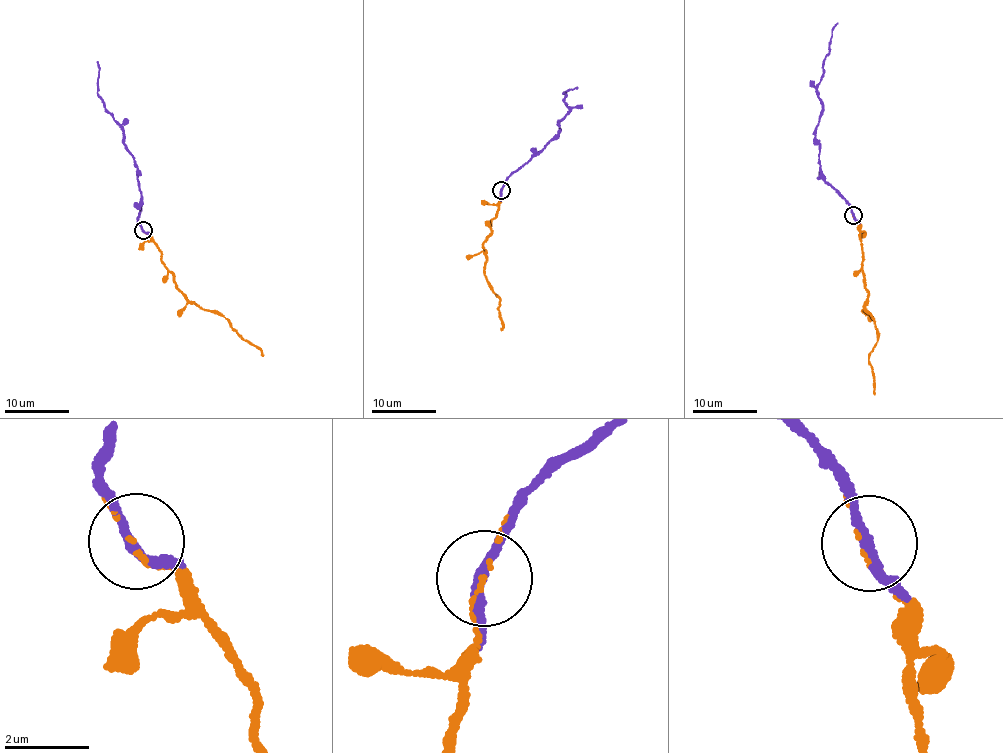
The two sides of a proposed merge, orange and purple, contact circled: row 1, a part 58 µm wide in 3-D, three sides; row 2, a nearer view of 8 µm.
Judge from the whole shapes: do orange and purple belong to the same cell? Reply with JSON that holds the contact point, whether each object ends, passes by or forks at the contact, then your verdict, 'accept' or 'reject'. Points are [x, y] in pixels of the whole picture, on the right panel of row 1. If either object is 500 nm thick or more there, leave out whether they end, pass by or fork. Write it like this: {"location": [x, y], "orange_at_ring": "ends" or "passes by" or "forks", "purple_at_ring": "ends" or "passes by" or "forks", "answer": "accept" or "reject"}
{"location": [853, 215], "orange_at_ring": "passes by", "purple_at_ring": "passes by", "answer": "accept"}

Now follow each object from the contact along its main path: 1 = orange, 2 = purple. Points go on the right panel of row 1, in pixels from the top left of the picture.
1: (853, 215), (863, 249), (865, 304), (873, 317), (877, 341), (868, 360), (875, 395)
2: (853, 215), (838, 190), (824, 180), (815, 132), (821, 108), (817, 88), (831, 30), (838, 23)

